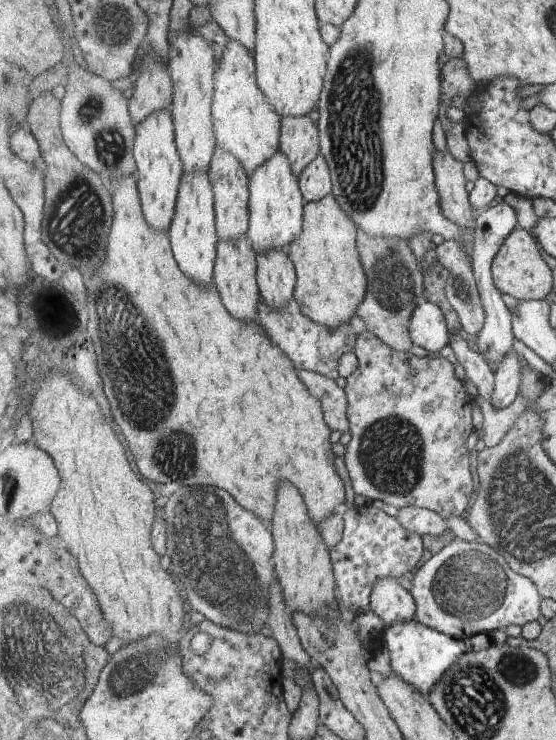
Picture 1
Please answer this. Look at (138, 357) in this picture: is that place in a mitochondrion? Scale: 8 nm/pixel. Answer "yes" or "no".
yes

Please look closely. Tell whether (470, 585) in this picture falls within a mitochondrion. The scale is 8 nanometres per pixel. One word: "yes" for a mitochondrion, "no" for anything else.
yes

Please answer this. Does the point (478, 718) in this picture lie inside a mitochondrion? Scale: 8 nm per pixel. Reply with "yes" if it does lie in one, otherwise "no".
yes

